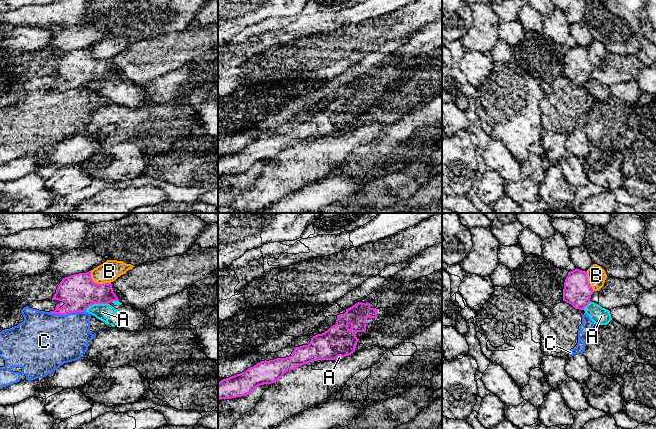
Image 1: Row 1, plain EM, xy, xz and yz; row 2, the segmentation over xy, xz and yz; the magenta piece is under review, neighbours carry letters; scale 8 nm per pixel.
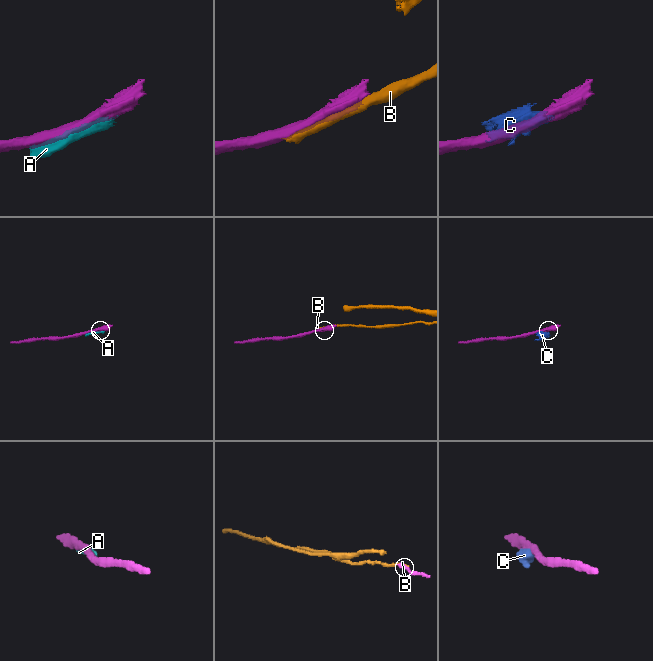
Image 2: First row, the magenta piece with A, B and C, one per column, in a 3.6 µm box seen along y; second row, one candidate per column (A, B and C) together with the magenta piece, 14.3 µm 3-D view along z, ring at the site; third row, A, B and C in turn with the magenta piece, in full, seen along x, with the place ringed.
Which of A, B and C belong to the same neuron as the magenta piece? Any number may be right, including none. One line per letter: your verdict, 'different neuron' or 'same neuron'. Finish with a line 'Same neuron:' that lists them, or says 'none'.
A: different neuron
B: different neuron
C: different neuron
Same neuron: none

